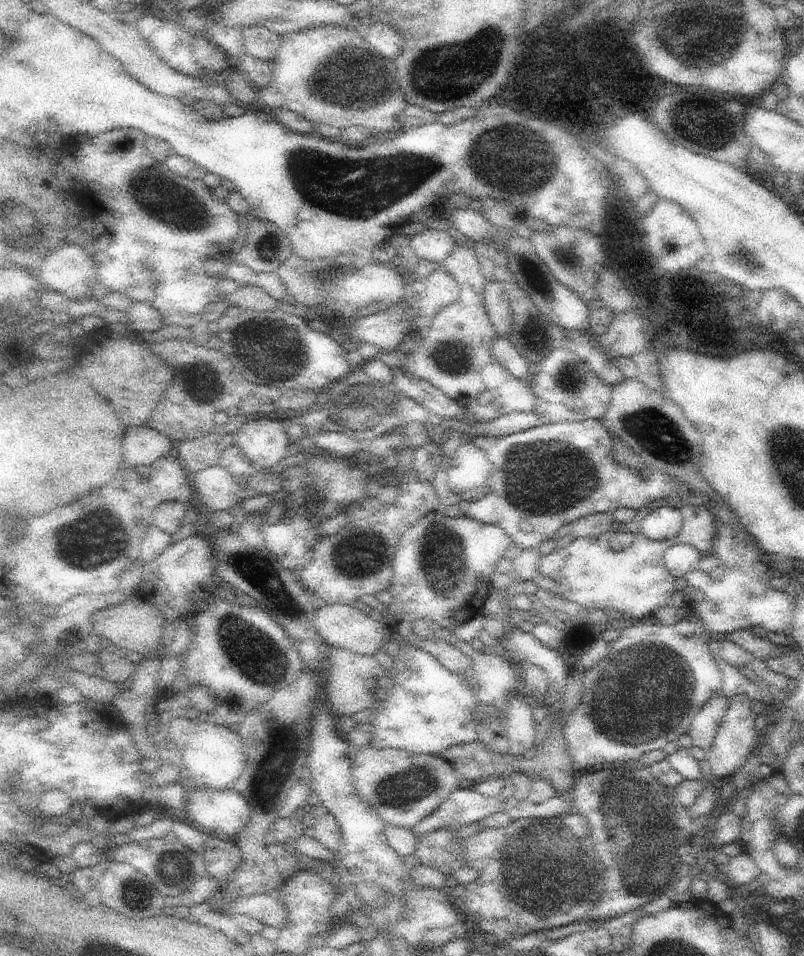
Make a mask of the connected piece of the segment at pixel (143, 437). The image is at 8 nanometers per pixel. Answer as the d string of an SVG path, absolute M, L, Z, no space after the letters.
M128 427L125 431L123 456L136 466L151 466L156 460L175 452L175 445L164 434L151 427Z

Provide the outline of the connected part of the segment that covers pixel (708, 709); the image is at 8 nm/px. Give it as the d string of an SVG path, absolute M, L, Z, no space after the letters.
M715 696L704 707L694 721L690 731L687 733L692 739L692 745L702 749L706 756L715 742L722 720L729 710L730 698Z

